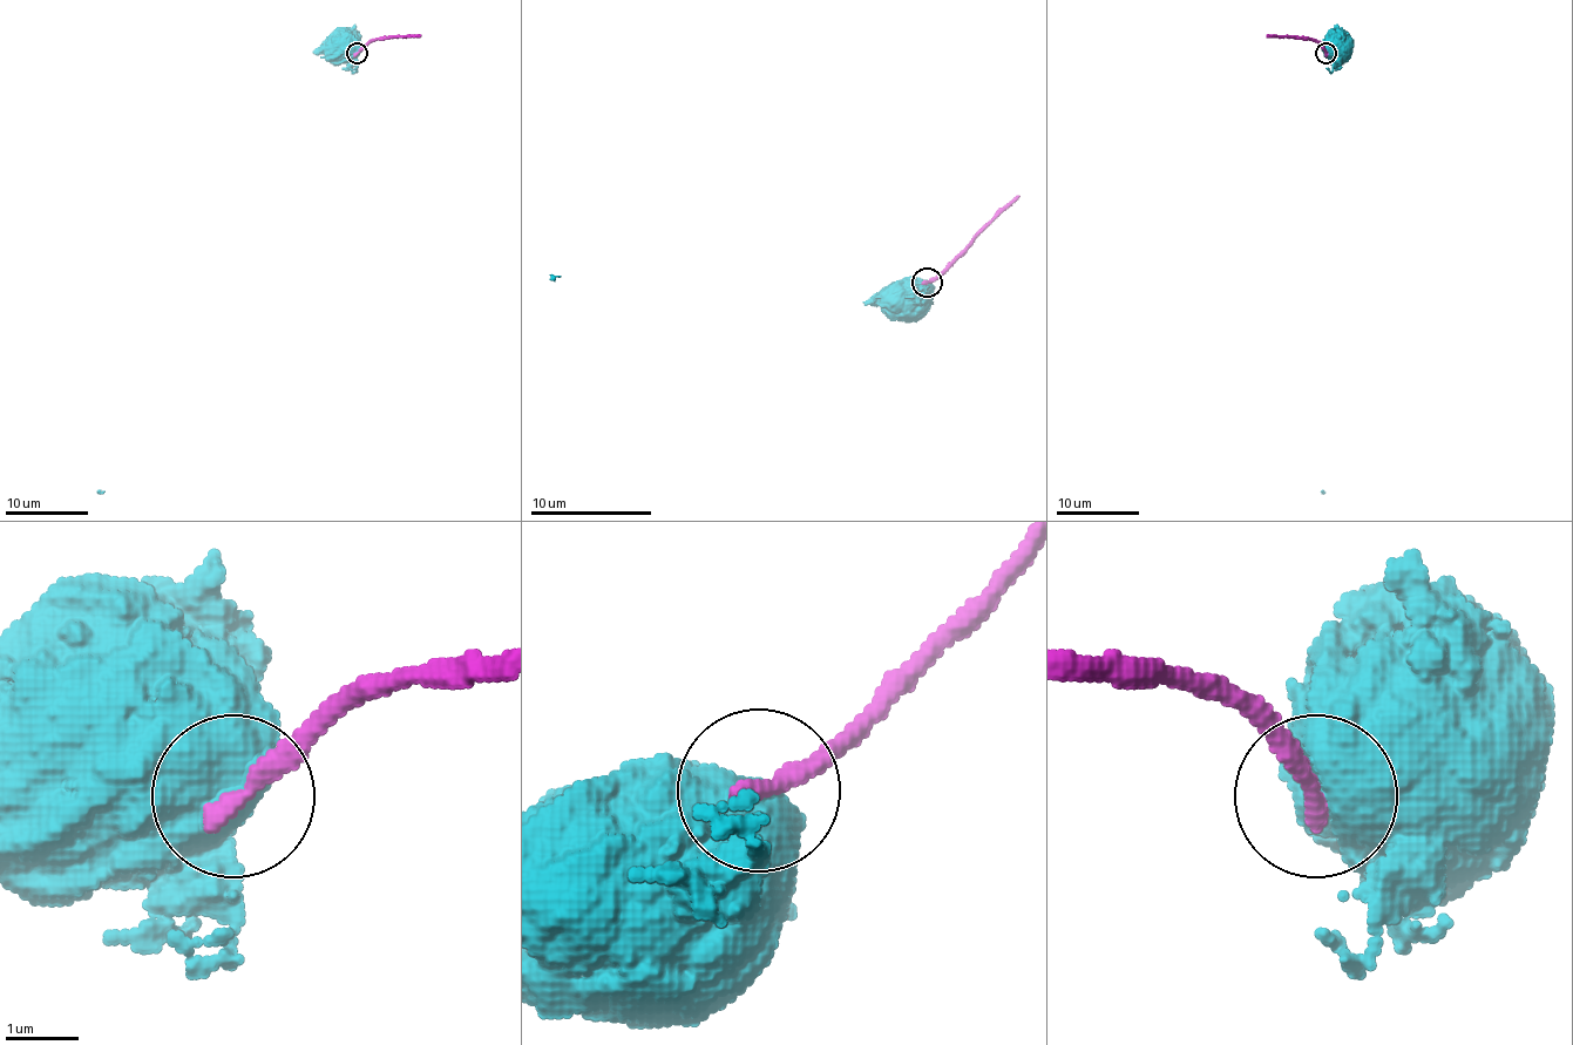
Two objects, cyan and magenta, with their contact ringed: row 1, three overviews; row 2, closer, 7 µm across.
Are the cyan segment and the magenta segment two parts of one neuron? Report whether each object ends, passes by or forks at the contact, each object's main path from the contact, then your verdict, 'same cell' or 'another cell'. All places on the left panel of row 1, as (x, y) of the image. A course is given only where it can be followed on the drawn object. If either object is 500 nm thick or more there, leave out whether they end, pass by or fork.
cyan runs (357, 52), (333, 52), (325, 60), (104, 492), (97, 489); magenta runs (357, 52), (375, 39), (421, 35); another cell

